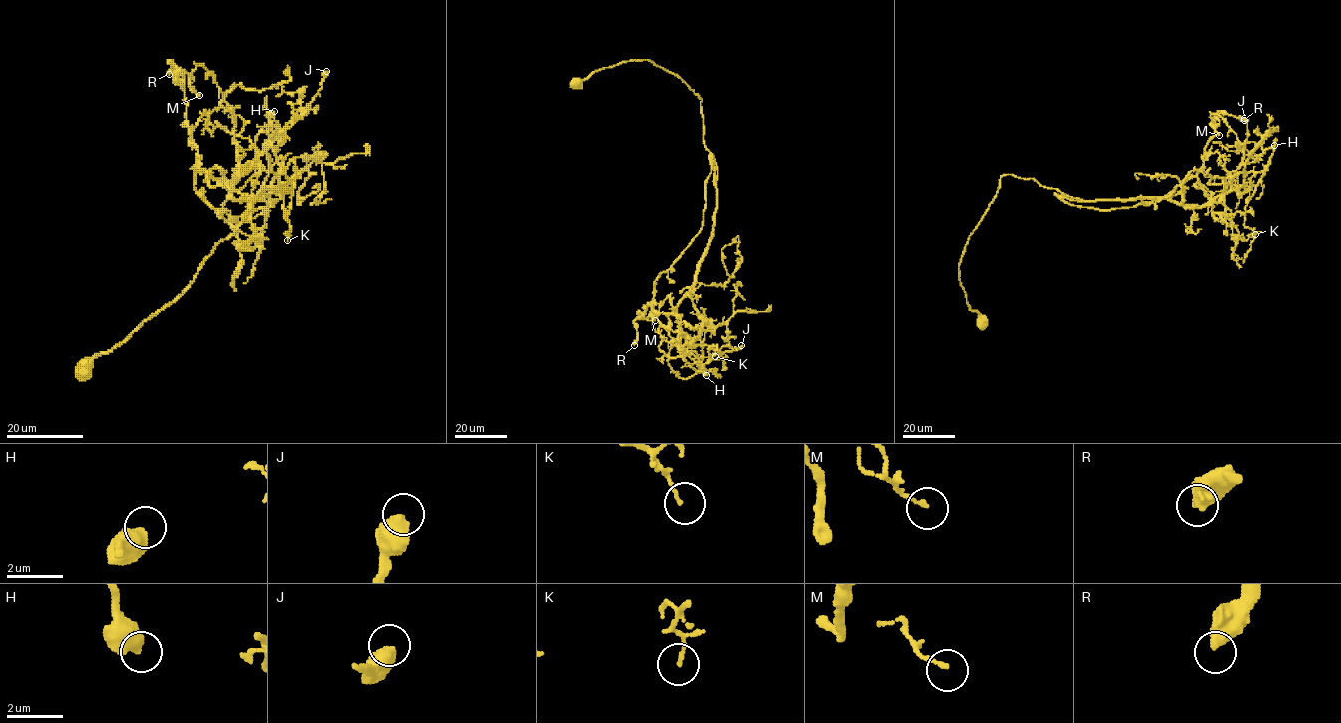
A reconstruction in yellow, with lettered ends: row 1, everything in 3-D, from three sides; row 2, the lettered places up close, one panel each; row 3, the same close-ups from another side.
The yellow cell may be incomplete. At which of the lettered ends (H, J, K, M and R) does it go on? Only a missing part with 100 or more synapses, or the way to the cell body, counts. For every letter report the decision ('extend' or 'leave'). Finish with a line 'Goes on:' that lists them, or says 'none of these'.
H: leave
J: leave
K: leave
M: leave
R: leave
Goes on: none of these

